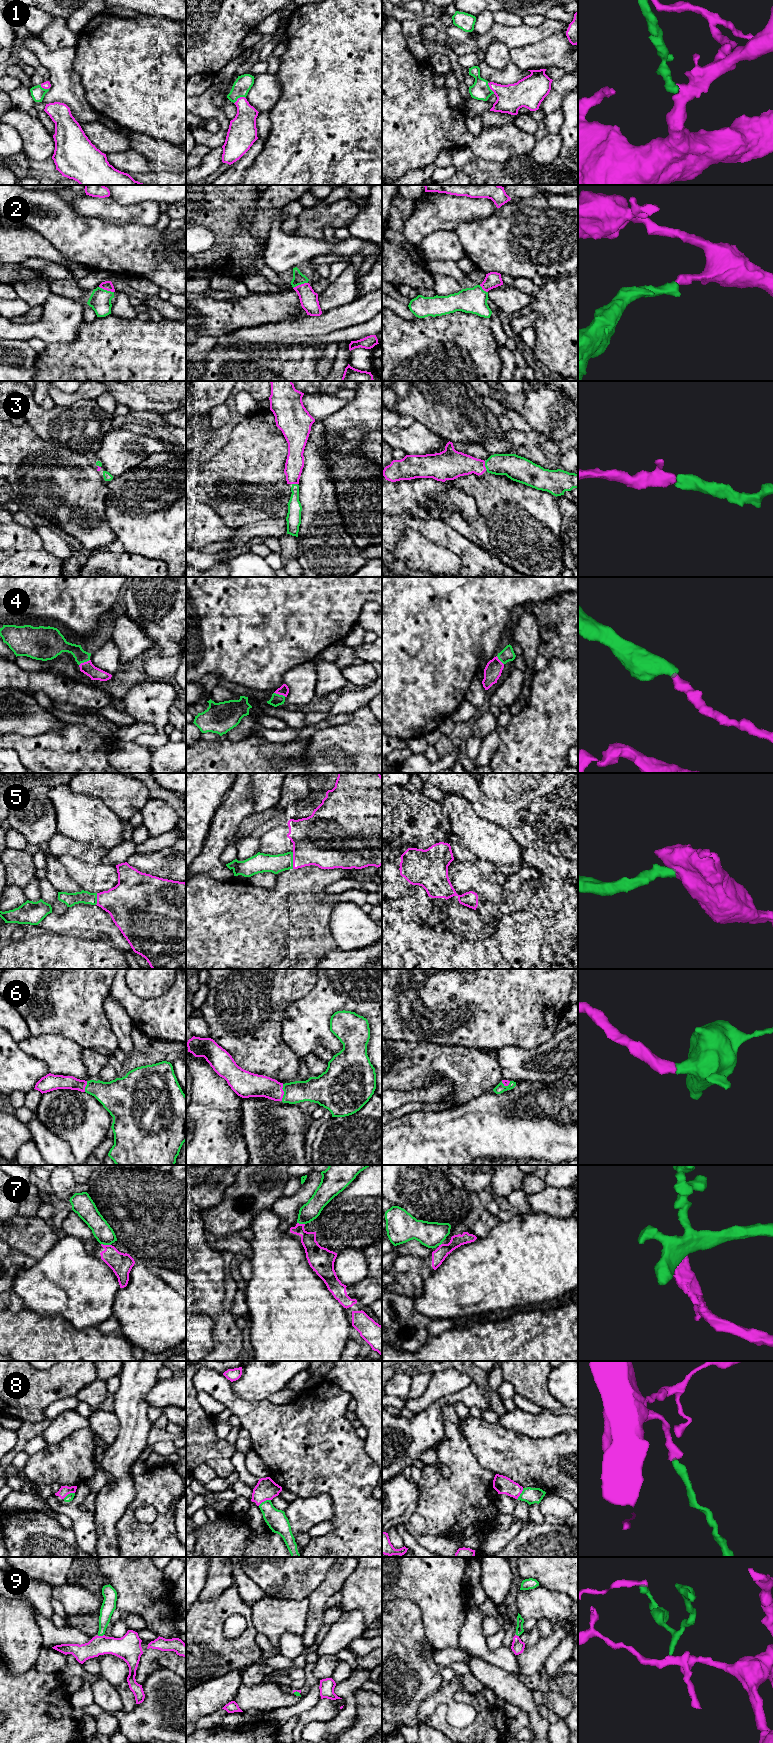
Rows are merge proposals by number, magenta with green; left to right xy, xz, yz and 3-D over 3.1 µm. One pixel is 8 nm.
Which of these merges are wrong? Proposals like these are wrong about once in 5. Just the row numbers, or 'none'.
7, 8

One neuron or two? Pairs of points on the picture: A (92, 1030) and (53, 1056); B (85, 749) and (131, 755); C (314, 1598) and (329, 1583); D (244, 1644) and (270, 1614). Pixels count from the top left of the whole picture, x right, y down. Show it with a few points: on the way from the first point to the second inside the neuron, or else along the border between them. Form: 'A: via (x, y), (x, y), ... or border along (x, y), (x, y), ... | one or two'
A: border along (53, 1033), (64, 1035), (83, 1047) | two
B: border along (115, 739), (114, 745), (108, 753), (108, 762) | two
C: via (318, 1594), (325, 1587) | one
D: border along (250, 1607), (253, 1626), (258, 1632) | two

